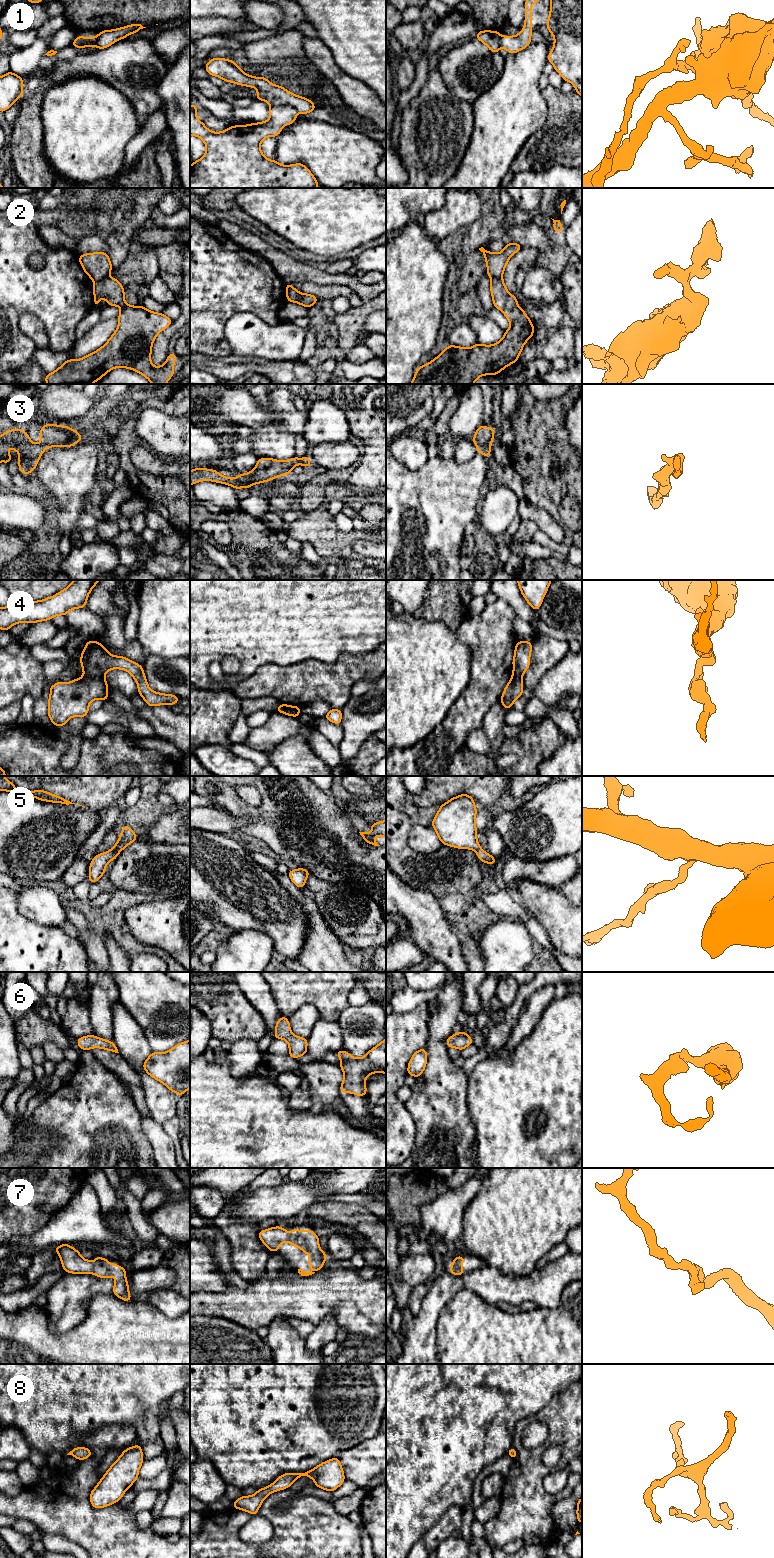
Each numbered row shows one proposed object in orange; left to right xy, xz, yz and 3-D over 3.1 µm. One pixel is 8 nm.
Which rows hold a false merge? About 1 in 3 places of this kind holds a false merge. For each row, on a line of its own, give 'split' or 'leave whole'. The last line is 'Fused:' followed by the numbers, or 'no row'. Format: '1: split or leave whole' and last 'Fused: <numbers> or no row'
1: split
2: split
3: leave whole
4: split
5: leave whole
6: leave whole
7: leave whole
8: leave whole
Fused: 1, 2, 4

